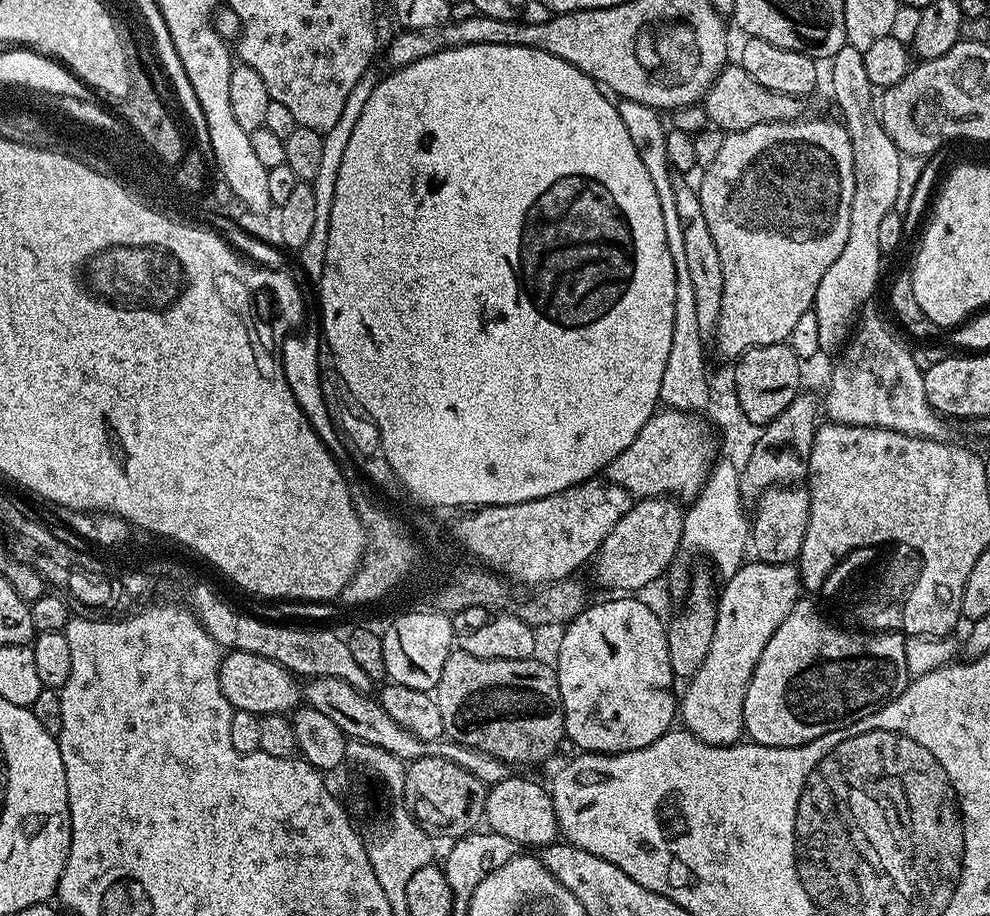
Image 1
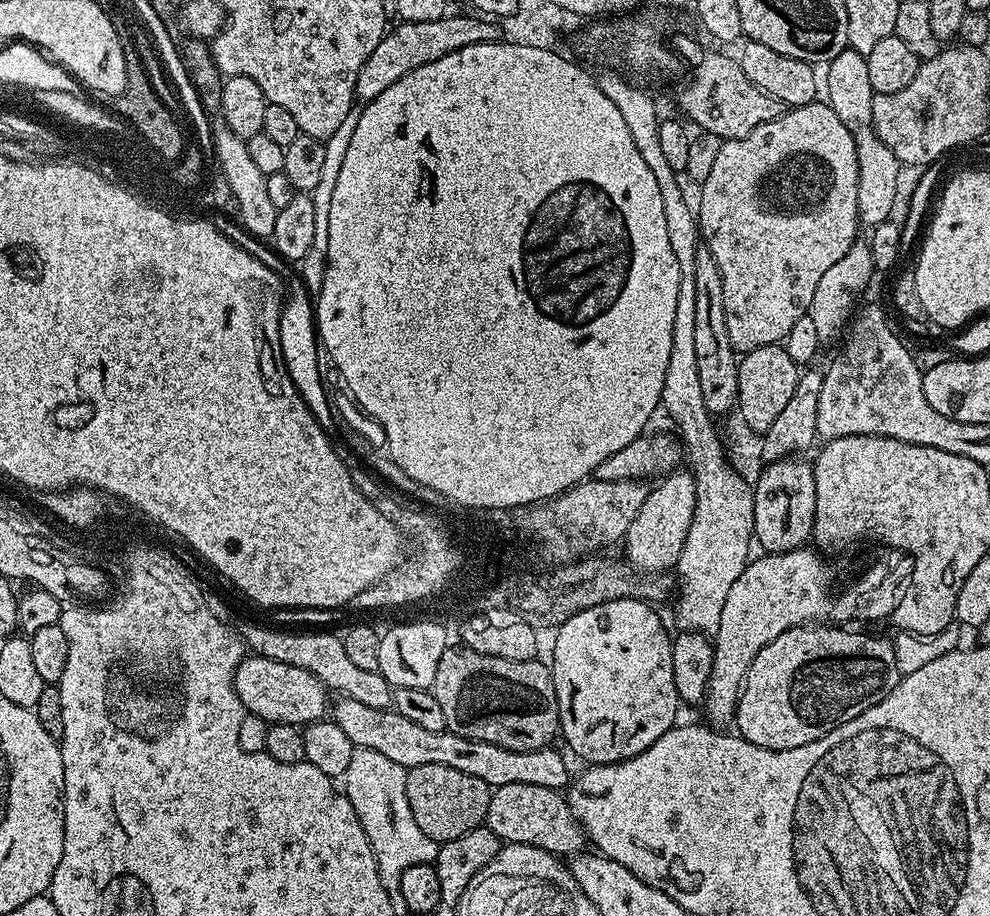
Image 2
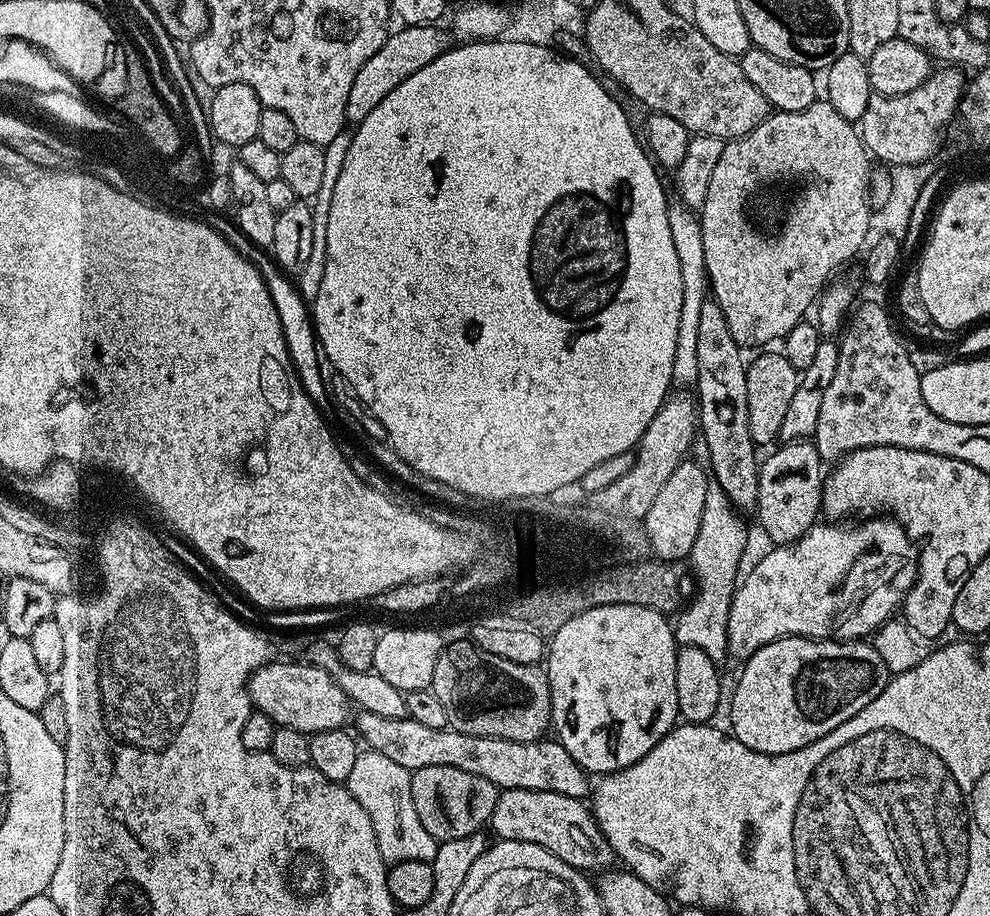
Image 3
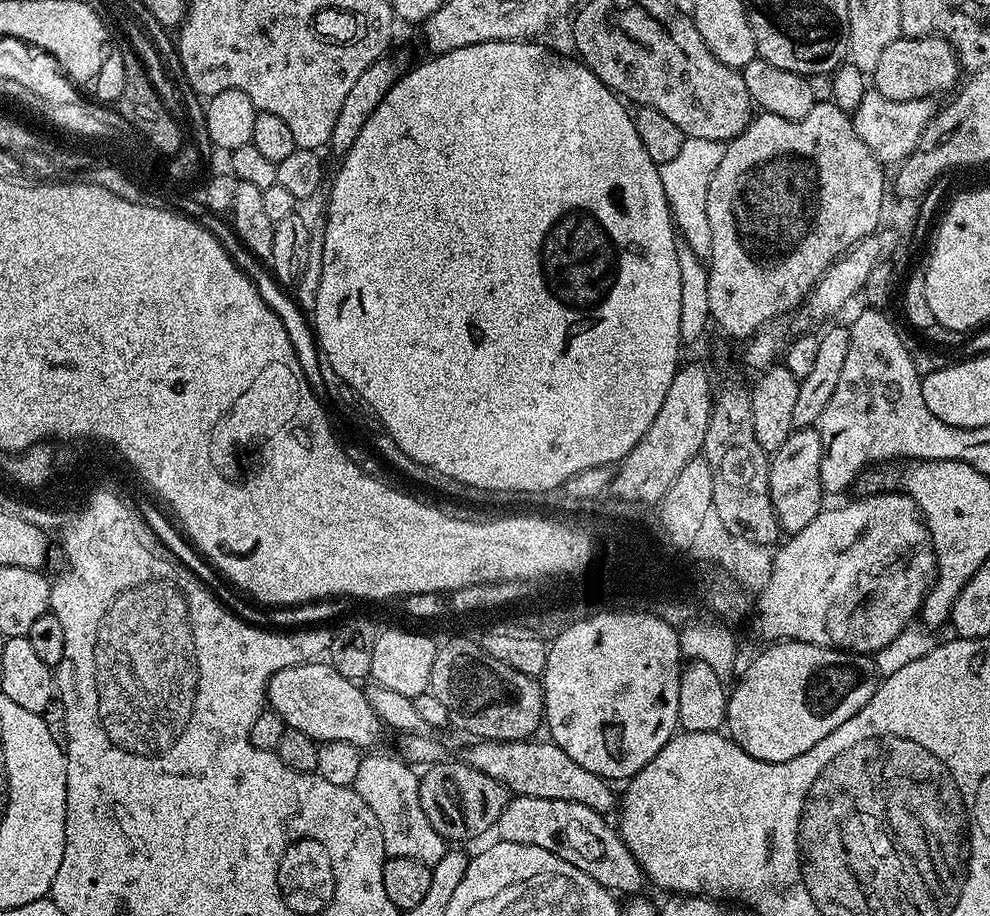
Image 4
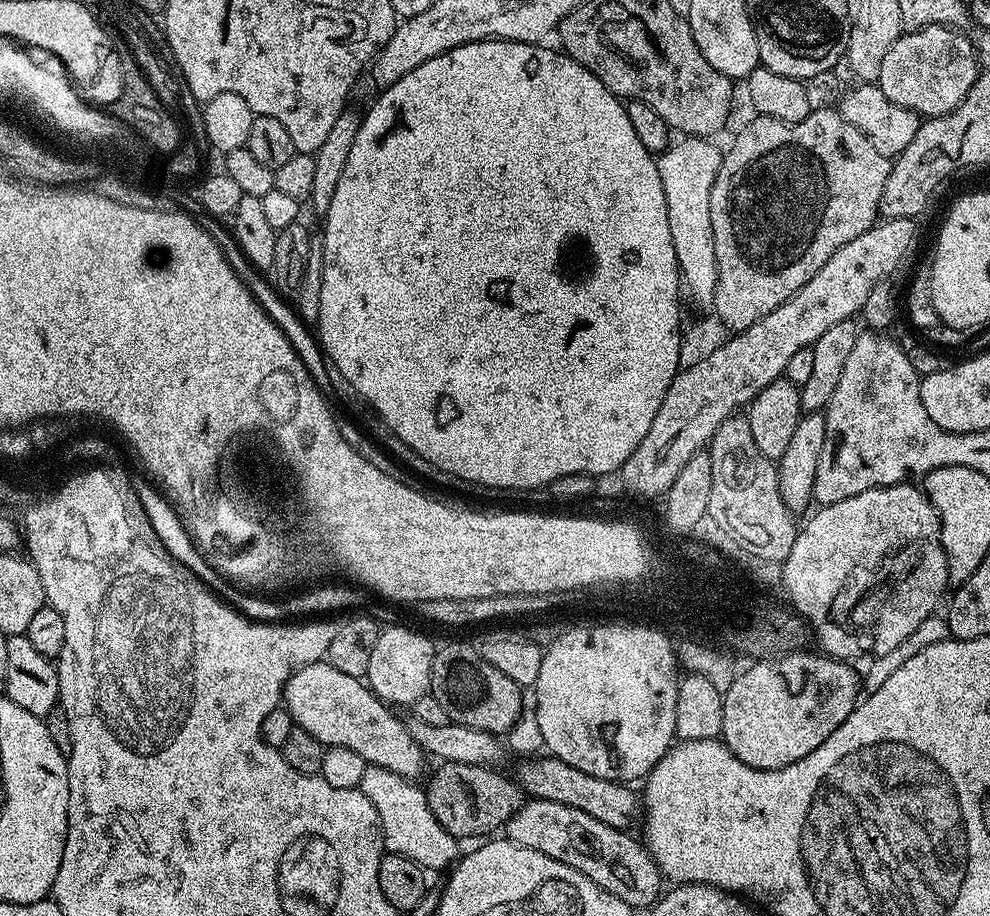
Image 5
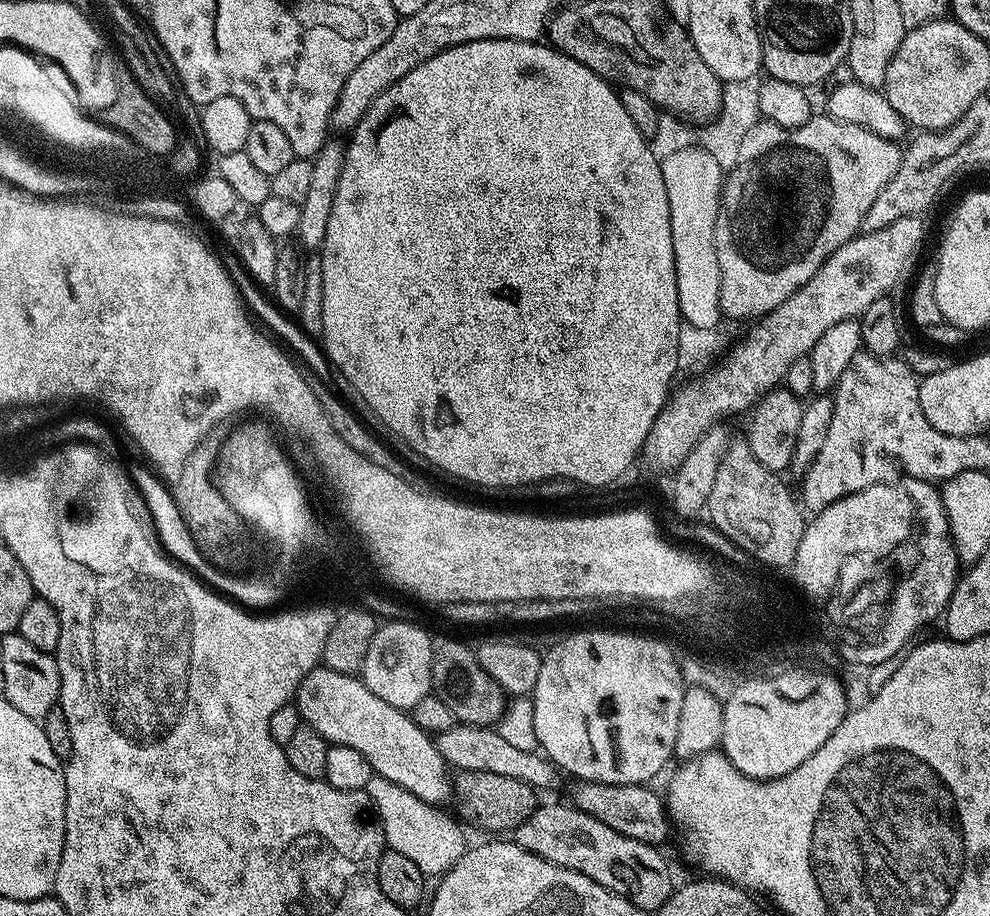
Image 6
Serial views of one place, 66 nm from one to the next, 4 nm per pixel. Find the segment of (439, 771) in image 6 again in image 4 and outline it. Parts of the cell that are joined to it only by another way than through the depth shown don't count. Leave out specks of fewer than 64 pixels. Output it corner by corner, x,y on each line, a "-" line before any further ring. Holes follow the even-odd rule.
328,662
299,664
278,670
278,674
274,674
274,678
270,678
268,683
266,704
284,719
287,727
302,730
302,734
310,734
310,738
317,742
350,742
361,750
368,750
371,749
368,748
371,744
379,742
380,732
382,733
380,719
370,706
367,691
357,681
342,678
342,674
338,674
338,670
334,670

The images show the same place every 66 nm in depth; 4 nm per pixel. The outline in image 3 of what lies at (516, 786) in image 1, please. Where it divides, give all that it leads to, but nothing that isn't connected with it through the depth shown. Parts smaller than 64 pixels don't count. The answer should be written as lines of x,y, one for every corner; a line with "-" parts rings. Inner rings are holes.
505,788
494,805
490,828
502,840
534,842
550,850
562,862
580,869
585,874
603,873
614,864
610,842
602,834
600,824
592,817
583,799
575,800
566,794
550,794
550,790
518,790

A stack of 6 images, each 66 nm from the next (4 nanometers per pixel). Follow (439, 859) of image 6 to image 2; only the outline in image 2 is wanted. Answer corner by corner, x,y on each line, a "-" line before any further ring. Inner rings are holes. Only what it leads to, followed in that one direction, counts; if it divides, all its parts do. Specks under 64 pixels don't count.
353,747
350,762
342,777
344,797
350,806
354,806
358,822
362,822
362,830
366,830
366,838
378,862
382,886
390,894
399,893
402,874
410,870
410,866
433,863
438,847
418,828
411,813
406,798
407,774
407,768
398,766
398,762
390,762
390,758
378,754
378,750

